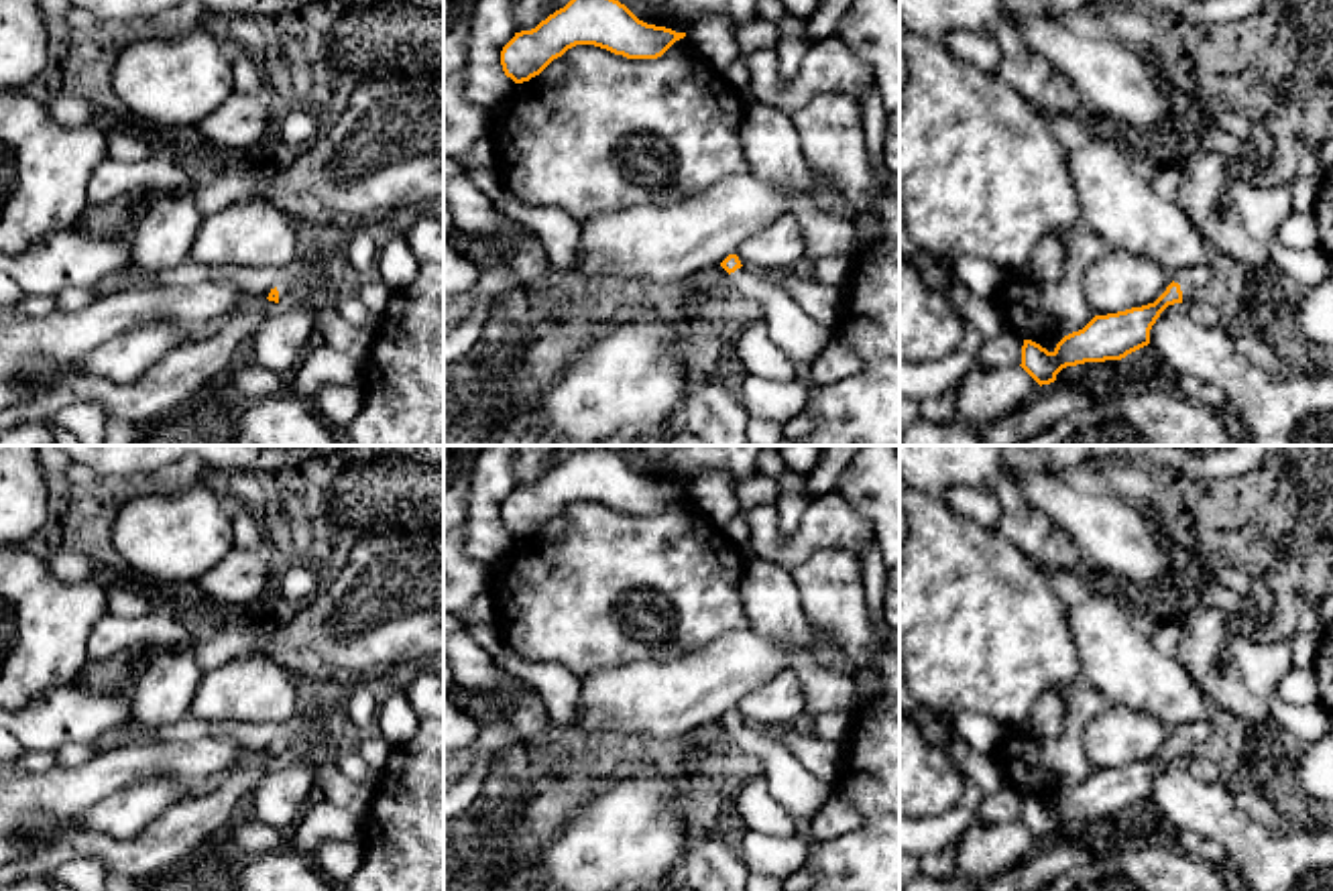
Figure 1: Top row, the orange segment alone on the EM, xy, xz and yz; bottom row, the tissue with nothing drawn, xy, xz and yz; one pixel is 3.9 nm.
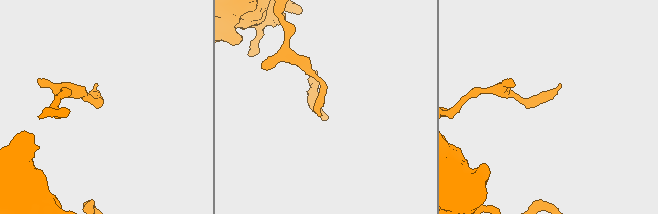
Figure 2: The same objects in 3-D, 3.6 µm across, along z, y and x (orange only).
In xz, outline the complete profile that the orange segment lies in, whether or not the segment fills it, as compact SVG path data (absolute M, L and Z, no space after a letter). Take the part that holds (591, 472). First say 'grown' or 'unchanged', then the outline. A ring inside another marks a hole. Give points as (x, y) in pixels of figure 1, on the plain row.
unchanged | M582 446L535 484L515 488L501 507L501 521L507 533L523 539L576 500L594 500L627 515L657 515L684 492L639 476L600 446Z

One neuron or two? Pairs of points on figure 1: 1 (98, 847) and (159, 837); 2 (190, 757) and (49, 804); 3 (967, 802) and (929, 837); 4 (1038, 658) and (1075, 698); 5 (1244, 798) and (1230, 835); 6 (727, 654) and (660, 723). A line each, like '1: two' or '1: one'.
1: one
2: one
3: one
4: two
5: two
6: one

